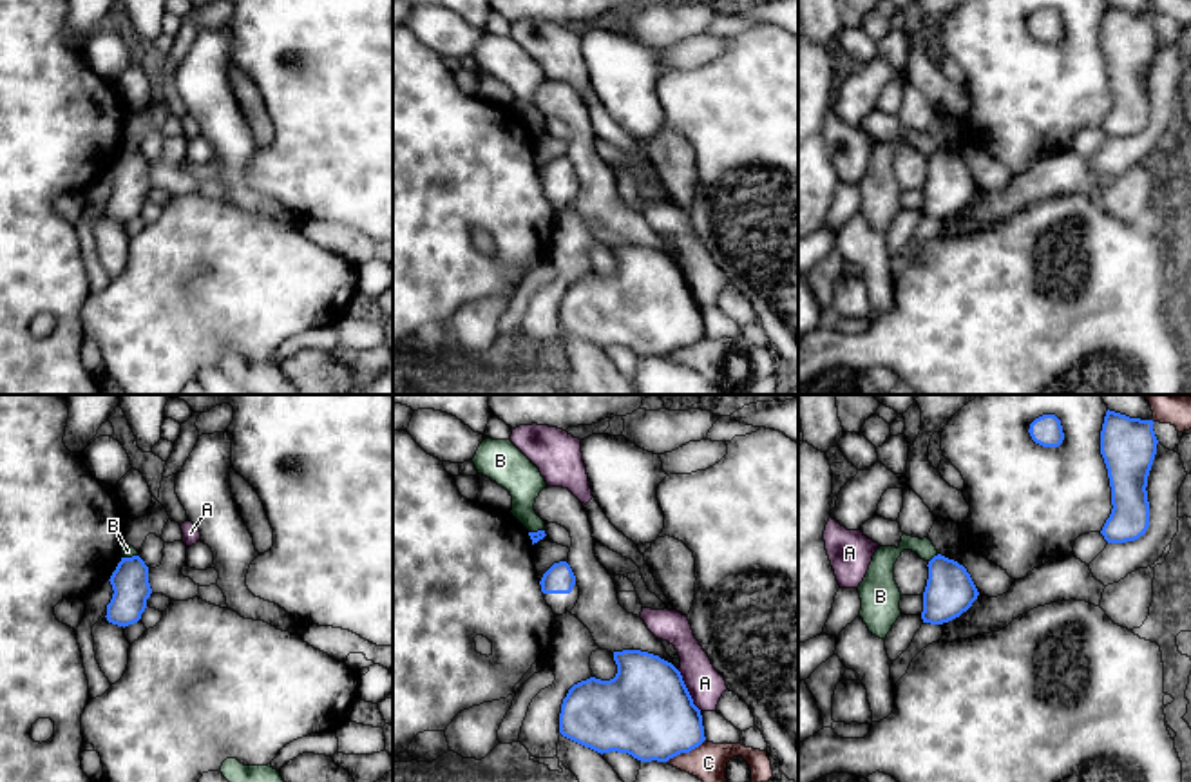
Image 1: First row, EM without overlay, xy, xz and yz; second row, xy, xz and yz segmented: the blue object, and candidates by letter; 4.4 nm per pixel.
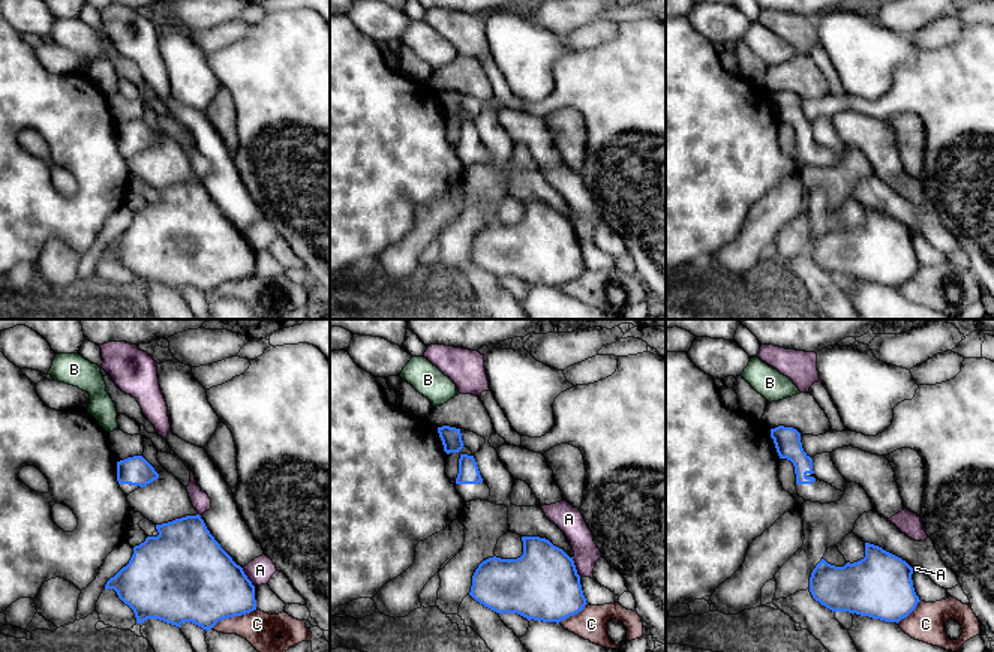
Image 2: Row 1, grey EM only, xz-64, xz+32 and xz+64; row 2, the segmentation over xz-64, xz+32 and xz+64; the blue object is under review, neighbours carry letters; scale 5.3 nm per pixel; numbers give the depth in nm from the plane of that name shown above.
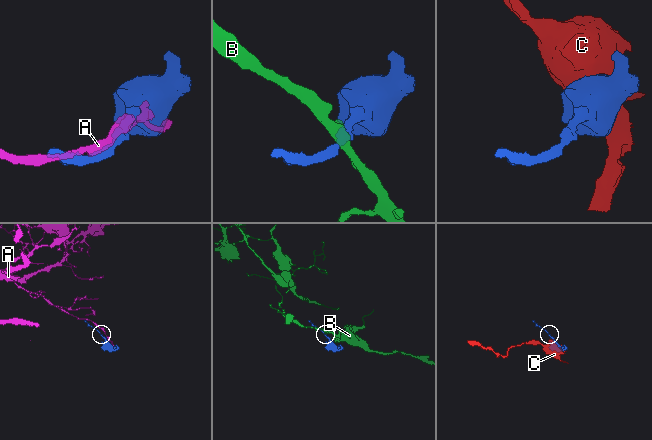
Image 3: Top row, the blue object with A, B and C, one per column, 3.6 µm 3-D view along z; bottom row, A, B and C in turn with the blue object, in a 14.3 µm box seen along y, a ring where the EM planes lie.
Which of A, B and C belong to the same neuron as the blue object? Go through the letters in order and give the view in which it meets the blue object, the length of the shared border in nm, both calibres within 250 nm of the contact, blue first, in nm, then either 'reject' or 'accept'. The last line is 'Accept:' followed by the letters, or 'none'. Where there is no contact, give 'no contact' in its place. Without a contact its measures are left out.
A: meets blue in xz; contact 220 nm long; 400 nm thick on the blue side, 160 nm on the other; reject
B: meets blue in yz; contact 60 nm long; 220 nm thick on the blue side, 130 nm on the other; reject
C: meets blue in xz; contact 200 nm long; 400 nm thick on the blue side, 170 nm on the other; reject
Accept: none

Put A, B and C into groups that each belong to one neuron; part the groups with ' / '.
A / B / C

